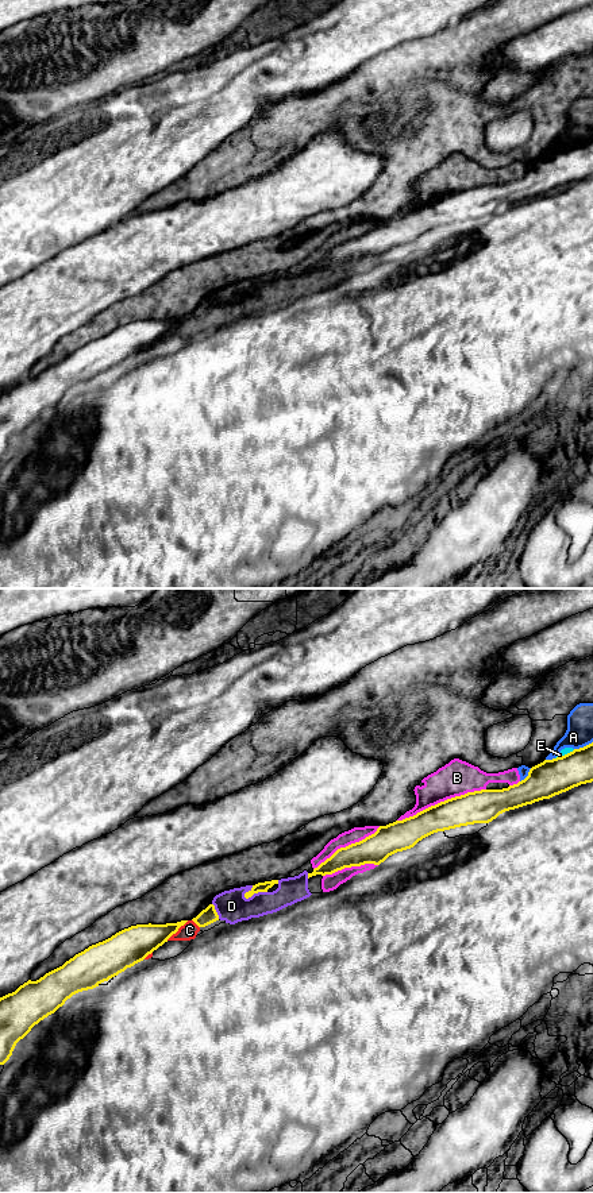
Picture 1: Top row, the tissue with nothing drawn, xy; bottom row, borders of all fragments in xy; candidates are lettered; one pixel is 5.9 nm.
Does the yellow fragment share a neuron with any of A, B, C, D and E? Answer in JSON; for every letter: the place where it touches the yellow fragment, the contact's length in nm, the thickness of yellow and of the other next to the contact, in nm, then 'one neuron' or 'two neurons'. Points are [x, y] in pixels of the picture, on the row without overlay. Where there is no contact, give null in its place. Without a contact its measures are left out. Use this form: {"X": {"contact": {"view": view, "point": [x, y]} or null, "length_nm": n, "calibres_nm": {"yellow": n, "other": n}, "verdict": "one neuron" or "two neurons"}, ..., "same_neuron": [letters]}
{"A": {"contact": {"view": "xy", "point": [528, 170]}, "length_nm": 110, "calibres_nm": {"yellow": 220, "other": 60}, "verdict": "two neurons"}, "B": {"contact": {"view": "xy", "point": [441, 197]}, "length_nm": 550, "calibres_nm": {"yellow": 190, "other": 200}, "verdict": "two neurons"}, "C": {"contact": {"view": "xy", "point": [177, 325]}, "length_nm": 180, "calibres_nm": {"yellow": 200, "other": 100}, "verdict": "two neurons"}, "D": {"contact": {"view": "xy", "point": [254, 288]}, "length_nm": 150, "calibres_nm": {"yellow": 60, "other": 190}, "verdict": "two neurons"}, "E": {"contact": {"view": "xy", "point": [565, 150]}, "length_nm": 130, "calibres_nm": {"yellow": 220, "other": 40}, "verdict": "two neurons"}, "same_neuron": []}

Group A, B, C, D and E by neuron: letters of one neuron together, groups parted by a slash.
A B C D / E

